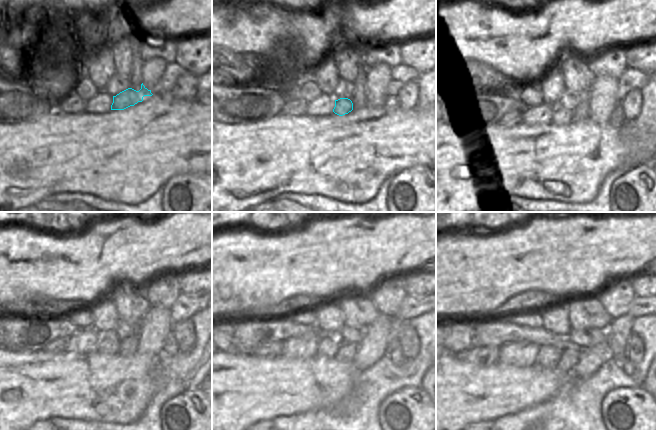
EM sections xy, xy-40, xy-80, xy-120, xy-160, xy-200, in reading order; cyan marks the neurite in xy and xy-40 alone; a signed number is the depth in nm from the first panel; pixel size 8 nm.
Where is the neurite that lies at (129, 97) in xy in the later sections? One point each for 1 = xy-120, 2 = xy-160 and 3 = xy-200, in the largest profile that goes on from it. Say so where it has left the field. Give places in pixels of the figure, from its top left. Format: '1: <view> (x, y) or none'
1: xy-120 (108, 343)
2: xy-160 (329, 344)
3: xy-200 (548, 357)

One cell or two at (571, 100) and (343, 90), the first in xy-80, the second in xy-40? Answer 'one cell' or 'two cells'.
one cell

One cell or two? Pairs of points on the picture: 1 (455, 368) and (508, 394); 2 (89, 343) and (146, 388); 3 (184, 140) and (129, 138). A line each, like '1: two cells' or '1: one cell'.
1: one cell
2: two cells
3: one cell

